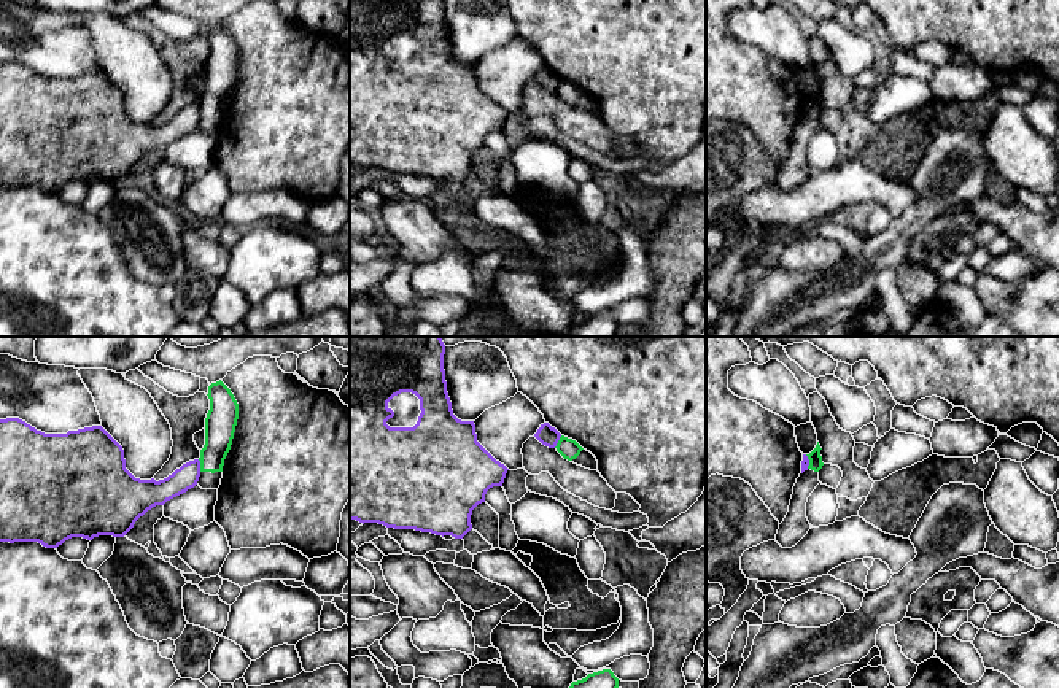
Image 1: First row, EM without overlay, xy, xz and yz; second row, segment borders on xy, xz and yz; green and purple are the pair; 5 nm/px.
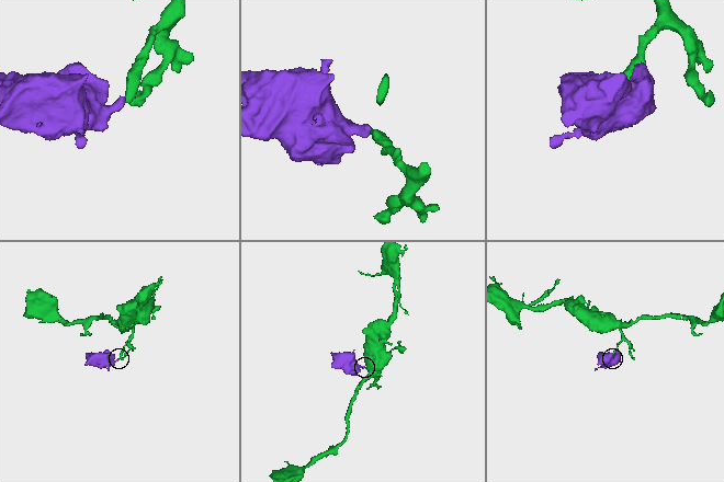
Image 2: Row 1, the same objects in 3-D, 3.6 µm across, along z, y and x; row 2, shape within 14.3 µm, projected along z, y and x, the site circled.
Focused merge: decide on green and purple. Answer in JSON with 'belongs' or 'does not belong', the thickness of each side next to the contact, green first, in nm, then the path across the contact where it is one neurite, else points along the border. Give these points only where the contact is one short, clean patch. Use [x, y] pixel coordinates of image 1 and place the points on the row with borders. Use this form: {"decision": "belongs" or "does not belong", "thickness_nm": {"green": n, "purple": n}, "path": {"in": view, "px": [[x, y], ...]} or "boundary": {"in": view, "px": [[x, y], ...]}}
{"decision": "does not belong", "thickness_nm": {"green": 160, "purple": 120}, "boundary": {"in": "xy", "px": [[197, 459], [201, 471]]}}

